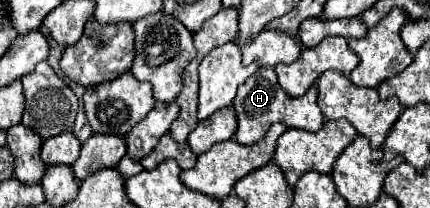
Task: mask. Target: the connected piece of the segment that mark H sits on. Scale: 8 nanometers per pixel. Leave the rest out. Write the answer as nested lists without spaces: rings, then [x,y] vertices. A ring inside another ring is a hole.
[[[258,68],[254,76],[250,76],[240,88],[238,88],[238,94],[234,98],[234,110],[236,110],[236,116],[238,116],[238,130],[234,134],[234,138],[240,142],[240,144],[254,144],[258,142],[270,128],[270,124],[274,122],[284,122],[288,128],[302,128],[302,130],[310,130],[310,132],[316,132],[324,126],[324,118],[322,118],[322,112],[316,104],[316,98],[318,98],[318,92],[314,86],[308,88],[308,92],[300,98],[292,98],[288,96],[278,80],[276,80],[276,74],[274,74],[274,68]]]

